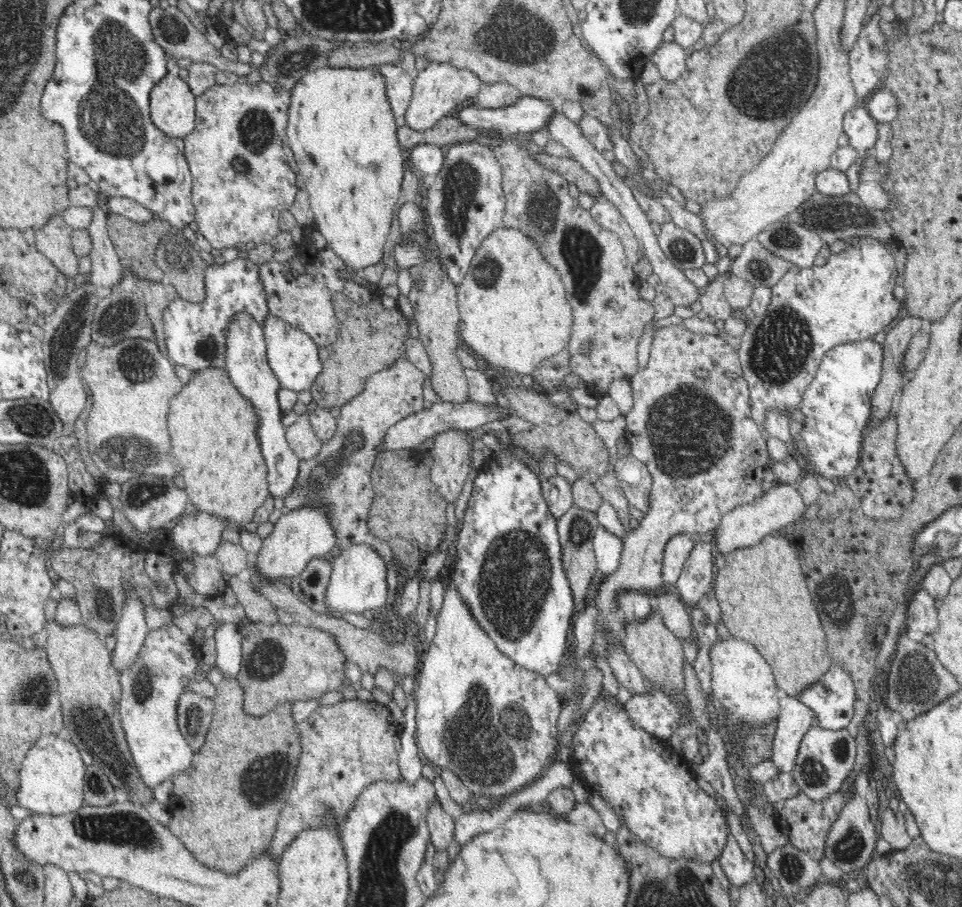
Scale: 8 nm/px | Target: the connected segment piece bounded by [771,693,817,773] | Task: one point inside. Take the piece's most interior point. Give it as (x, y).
(795, 718)

